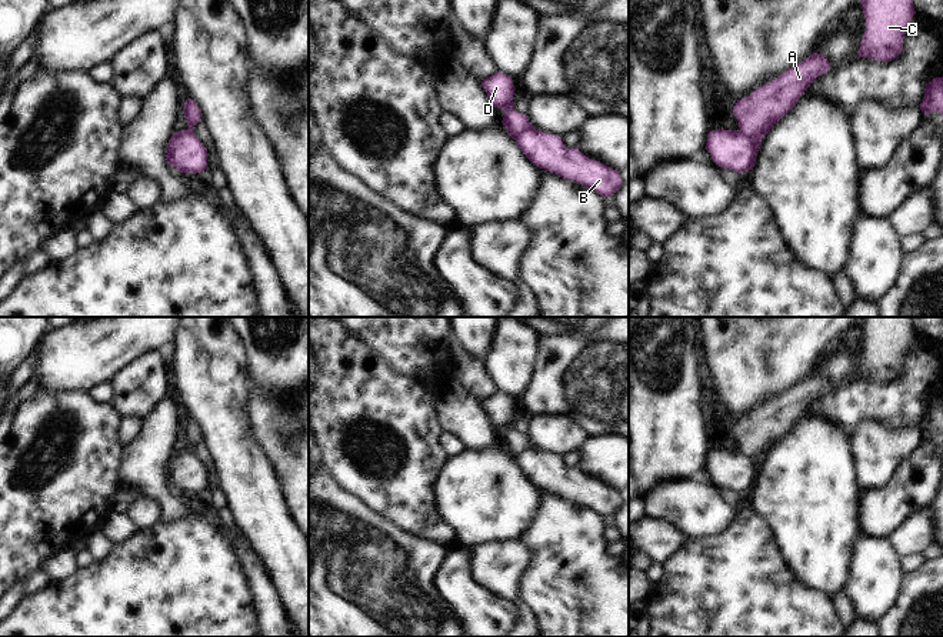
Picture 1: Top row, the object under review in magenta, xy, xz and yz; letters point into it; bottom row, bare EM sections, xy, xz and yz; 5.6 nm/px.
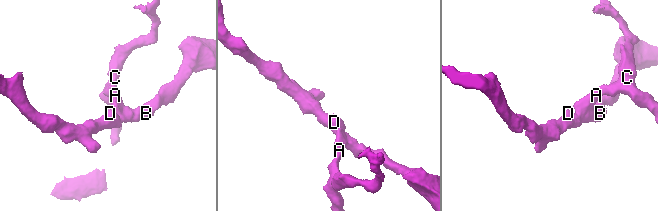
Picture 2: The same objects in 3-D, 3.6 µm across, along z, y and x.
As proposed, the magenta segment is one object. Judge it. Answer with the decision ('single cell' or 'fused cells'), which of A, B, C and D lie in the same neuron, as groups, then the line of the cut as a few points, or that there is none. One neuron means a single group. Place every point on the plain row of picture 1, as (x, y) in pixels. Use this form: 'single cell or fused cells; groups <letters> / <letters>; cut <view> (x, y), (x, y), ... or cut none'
fused cells; groups A C / B D; cut yz (739, 450), (760, 460)

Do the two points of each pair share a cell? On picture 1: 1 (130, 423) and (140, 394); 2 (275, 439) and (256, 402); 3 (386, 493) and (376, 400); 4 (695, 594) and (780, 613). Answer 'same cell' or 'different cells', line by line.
1: different cells
2: same cell
3: same cell
4: same cell

